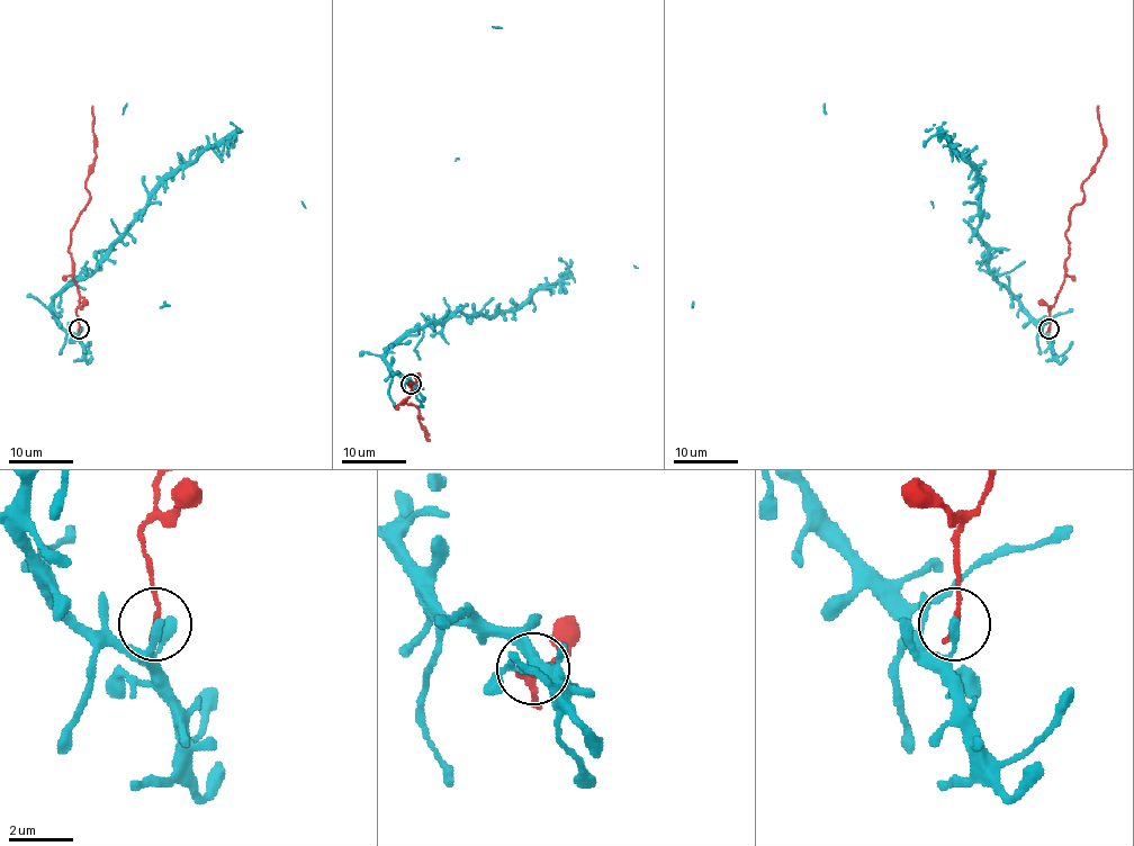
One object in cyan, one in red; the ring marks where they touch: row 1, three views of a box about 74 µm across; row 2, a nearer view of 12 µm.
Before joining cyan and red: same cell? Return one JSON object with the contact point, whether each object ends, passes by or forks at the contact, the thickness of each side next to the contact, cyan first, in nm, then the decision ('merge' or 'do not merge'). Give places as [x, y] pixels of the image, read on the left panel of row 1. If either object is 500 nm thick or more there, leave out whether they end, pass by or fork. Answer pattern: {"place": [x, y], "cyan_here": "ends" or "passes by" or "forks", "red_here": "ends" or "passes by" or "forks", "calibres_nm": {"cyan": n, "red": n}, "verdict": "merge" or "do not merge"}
{"place": [79, 329], "cyan_here": "ends", "red_here": "ends", "calibres_nm": {"cyan": 280, "red": 180}, "verdict": "do not merge"}

